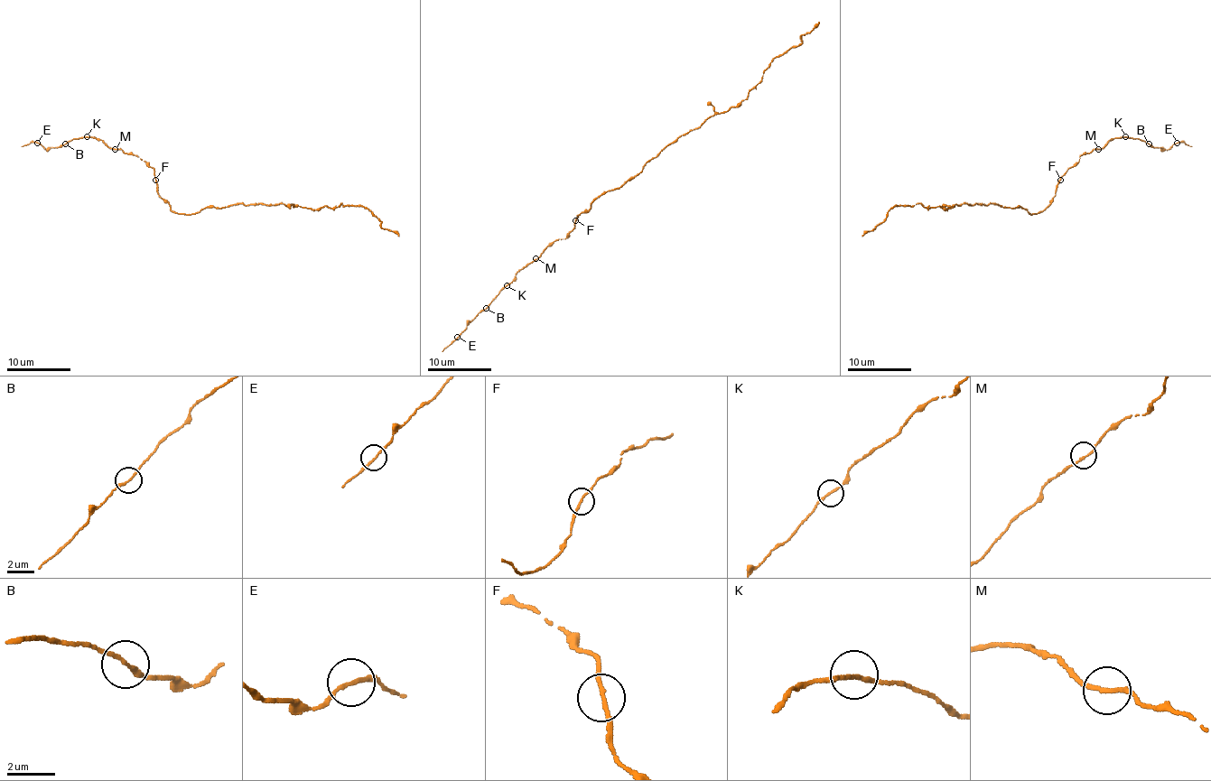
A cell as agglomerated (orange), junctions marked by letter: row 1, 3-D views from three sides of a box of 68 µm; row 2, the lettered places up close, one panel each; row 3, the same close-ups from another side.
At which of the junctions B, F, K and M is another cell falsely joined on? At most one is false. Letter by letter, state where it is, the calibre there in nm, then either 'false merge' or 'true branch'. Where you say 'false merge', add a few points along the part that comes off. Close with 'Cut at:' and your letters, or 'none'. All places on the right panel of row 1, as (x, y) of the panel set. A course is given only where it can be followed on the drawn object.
B: (1149, 144) | 170 nm | true branch
F: (1060, 180) | 150 nm | true branch
K: (1125, 136) | 160 nm | true branch
M: (1098, 149) | 160 nm | true branch
Cut at: none

